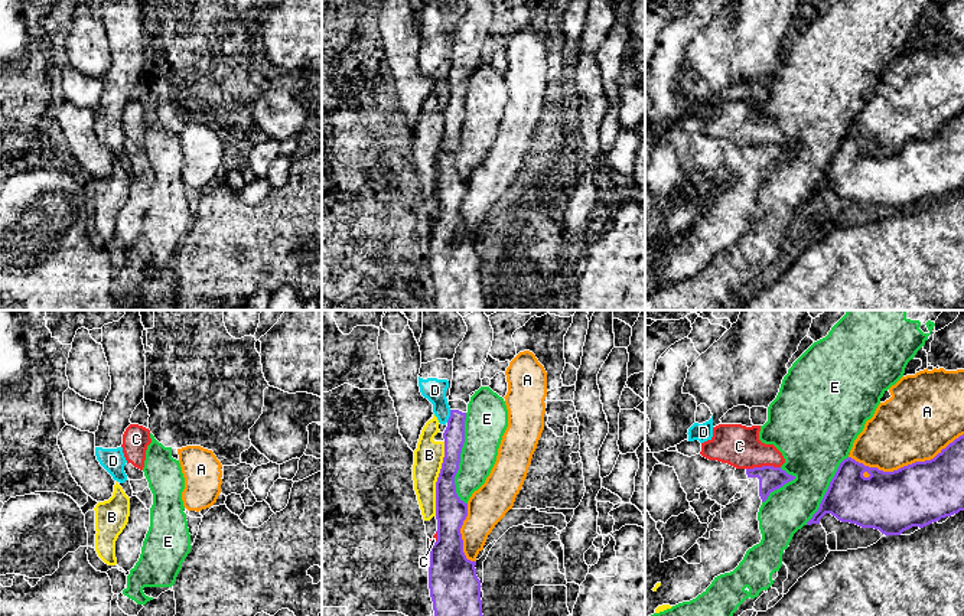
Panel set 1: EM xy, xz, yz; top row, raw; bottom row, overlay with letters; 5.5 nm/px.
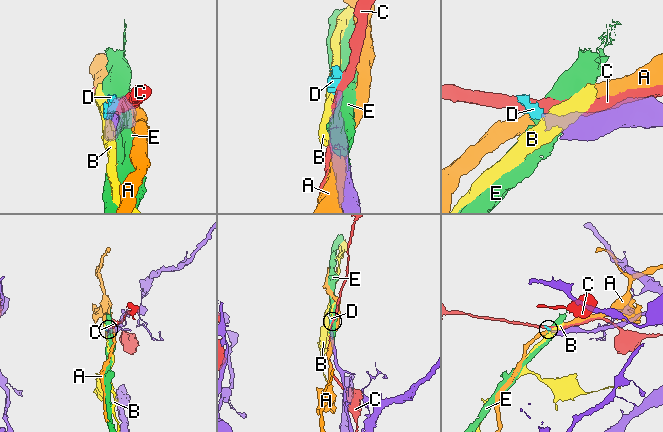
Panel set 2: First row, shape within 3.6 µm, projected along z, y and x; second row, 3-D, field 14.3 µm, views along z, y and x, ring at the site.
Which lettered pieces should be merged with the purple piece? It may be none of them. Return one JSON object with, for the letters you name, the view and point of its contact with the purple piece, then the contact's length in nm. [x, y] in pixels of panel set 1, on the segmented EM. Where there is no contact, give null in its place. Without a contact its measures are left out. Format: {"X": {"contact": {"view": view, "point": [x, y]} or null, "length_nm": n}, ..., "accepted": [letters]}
{"accepted": []}

